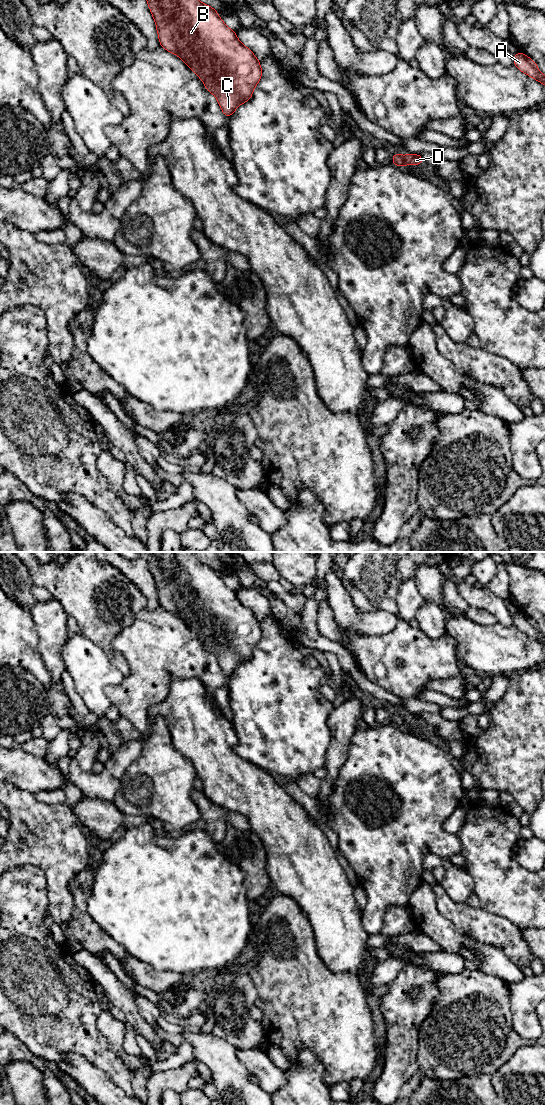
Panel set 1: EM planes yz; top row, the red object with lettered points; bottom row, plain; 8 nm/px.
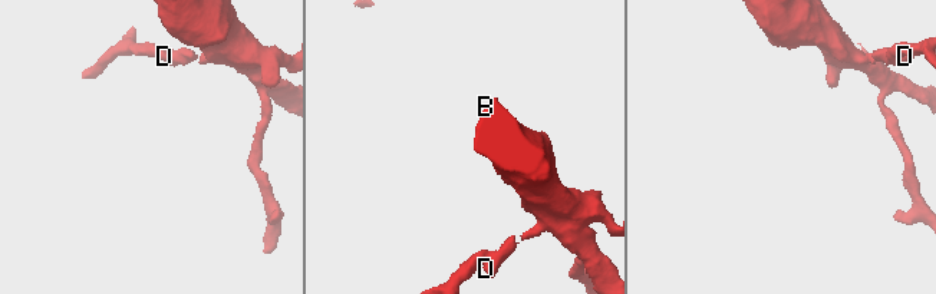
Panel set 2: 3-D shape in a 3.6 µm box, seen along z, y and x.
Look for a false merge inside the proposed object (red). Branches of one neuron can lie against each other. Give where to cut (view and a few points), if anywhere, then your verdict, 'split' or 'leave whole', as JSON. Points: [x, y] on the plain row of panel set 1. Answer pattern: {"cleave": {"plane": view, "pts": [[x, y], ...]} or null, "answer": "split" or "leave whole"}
{"cleave": null, "answer": "leave whole"}

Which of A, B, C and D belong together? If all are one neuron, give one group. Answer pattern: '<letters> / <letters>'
A B C D

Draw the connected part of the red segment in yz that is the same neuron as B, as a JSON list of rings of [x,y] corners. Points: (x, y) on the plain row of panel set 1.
[[[143,552],[143,555],[154,578],[160,606],[180,617],[198,635],[207,651],[216,656],[221,670],[229,679],[240,664],[251,659],[262,637],[260,621],[238,600],[236,592],[225,585],[217,571],[199,561],[192,552]]]

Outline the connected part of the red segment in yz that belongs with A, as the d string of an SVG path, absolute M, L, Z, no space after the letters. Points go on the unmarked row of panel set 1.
M521 612L514 615L513 624L526 635L545 645L545 636L539 631L537 624Z

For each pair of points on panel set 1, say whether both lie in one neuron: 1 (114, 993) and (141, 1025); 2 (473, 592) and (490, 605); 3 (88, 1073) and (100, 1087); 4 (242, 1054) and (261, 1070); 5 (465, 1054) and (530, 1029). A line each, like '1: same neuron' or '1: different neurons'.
1: same neuron
2: same neuron
3: same neuron
4: same neuron
5: different neurons

